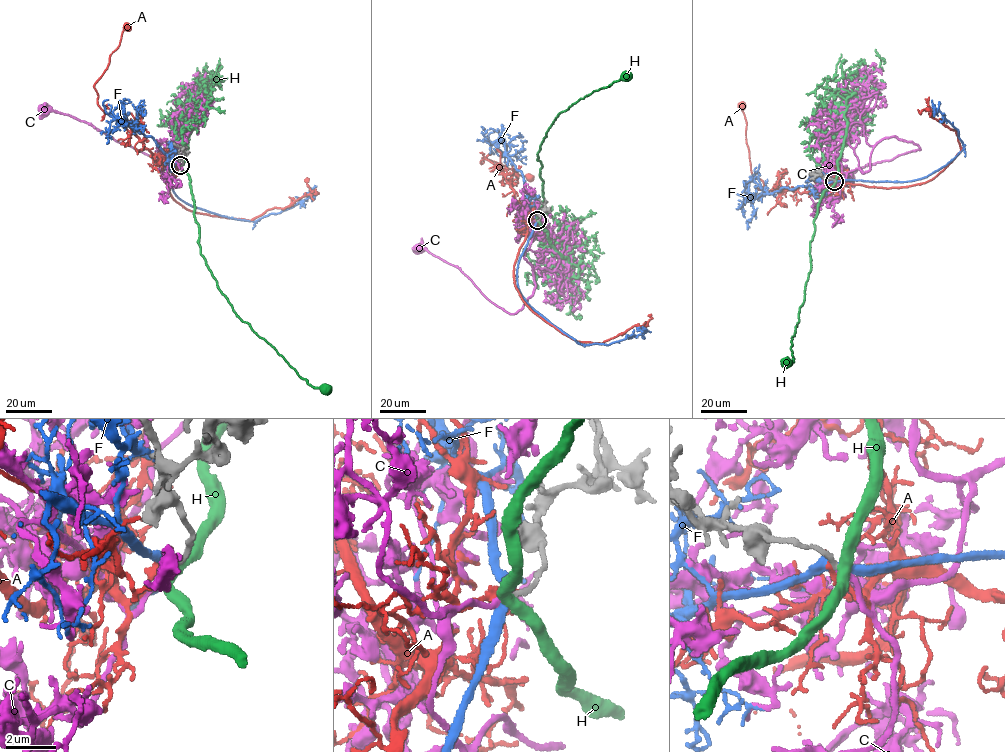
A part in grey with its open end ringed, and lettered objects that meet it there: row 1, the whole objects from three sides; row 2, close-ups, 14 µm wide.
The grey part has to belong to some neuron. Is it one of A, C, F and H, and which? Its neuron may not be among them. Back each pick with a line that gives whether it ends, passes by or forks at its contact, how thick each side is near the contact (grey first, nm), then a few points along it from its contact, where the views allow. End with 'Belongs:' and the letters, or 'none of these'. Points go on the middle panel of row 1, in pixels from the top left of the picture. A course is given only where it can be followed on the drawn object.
C: it ends | 180/190 nm | via (537, 220), (524, 256), (535, 288), (513, 314), (487, 298), (460, 269), (418, 249)
Belongs: C

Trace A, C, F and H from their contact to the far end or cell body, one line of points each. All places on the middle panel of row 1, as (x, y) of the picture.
A: (537, 220), (528, 225), (524, 221), (503, 171), (487, 160), (480, 161), (484, 158), (529, 176)
C: (537, 220), (524, 256), (535, 288), (513, 314), (487, 298), (460, 269), (418, 249)
F: (537, 220), (517, 268), (518, 288), (528, 304), (580, 344), (608, 344), (644, 331), (636, 327)
H: (537, 220), (544, 199), (542, 166), (537, 154), (546, 132), (555, 117), (581, 98), (627, 76)

